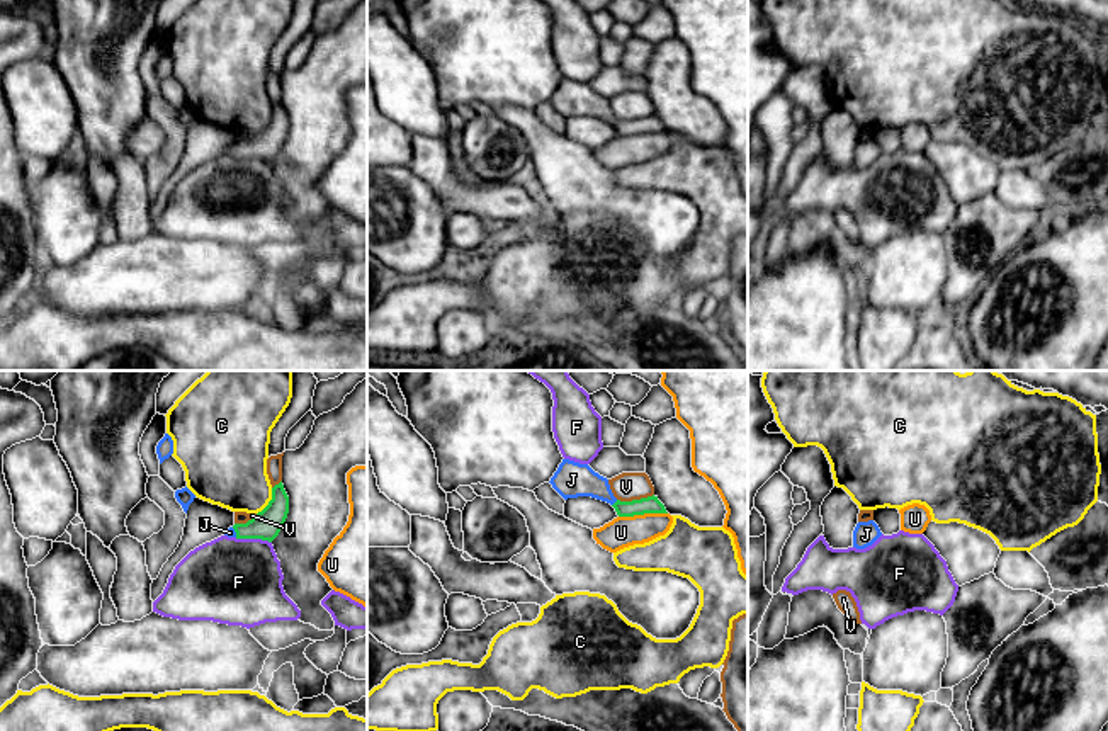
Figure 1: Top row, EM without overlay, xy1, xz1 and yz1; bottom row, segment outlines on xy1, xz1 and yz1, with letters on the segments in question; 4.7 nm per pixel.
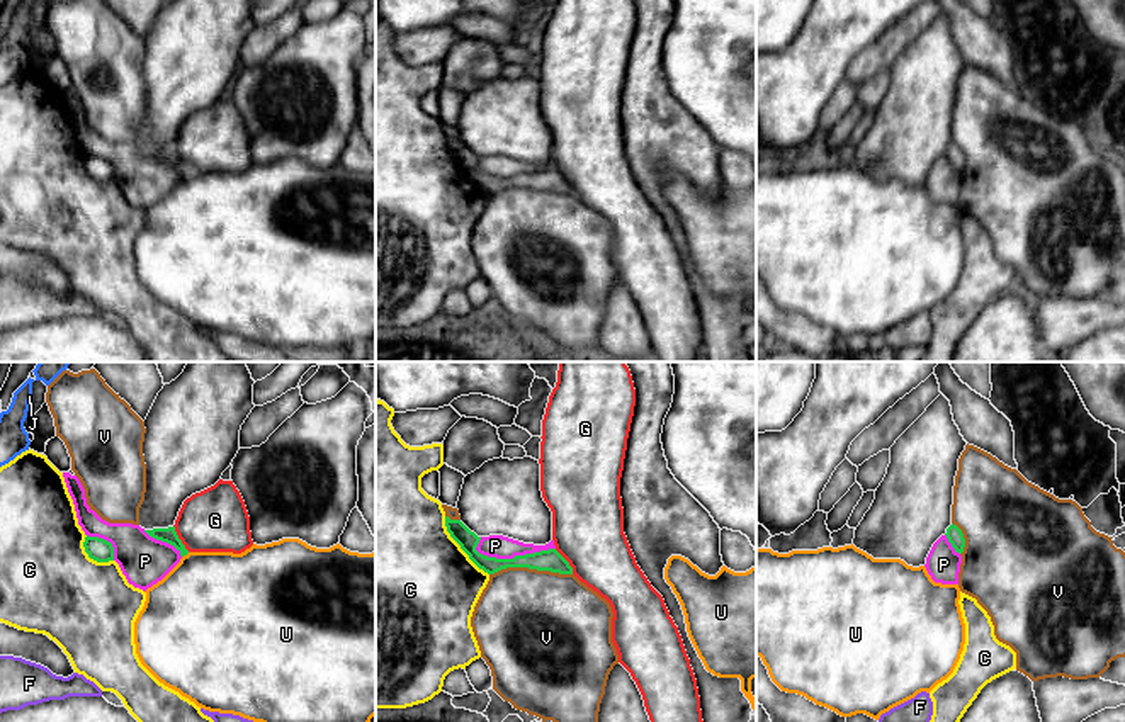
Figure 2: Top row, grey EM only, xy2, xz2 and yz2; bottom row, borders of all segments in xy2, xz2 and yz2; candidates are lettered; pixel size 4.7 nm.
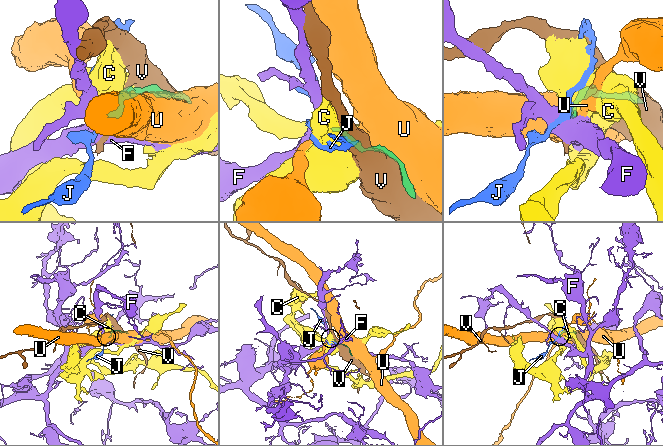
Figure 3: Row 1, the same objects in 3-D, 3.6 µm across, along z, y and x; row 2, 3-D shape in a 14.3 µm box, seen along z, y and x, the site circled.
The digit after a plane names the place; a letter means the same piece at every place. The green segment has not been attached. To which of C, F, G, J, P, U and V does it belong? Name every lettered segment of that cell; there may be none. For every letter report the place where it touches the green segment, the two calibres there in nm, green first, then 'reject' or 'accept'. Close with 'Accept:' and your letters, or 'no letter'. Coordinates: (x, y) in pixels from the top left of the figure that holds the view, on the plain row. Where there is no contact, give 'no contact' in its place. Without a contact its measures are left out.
C: xz2 (461, 167) | 90/500 nm | reject
F: xy1 (254, 157) | 140/420 nm | reject
G: xy2 (179, 158) | 70/300 nm | reject
J: xz1 (614, 123) | 80/170 nm | accept
P: xz2 (515, 175) | 100/110 nm | reject
U: xz1 (643, 133) | 80/150 nm | reject
V: xz2 (531, 187) | 100/500 nm | reject
Accept: J

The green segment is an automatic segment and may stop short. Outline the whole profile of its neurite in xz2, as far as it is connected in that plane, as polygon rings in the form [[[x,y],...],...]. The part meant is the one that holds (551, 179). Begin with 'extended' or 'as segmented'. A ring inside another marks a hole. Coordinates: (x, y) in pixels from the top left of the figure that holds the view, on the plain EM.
as segmented; [[[445,136],[445,146],[450,156],[469,175],[469,178],[488,194],[495,194],[506,187],[529,187],[537,190],[573,194],[573,187],[556,168],[515,175],[513,178],[496,178],[483,175],[476,170],[481,156],[471,151],[461,139],[450,139]]]

